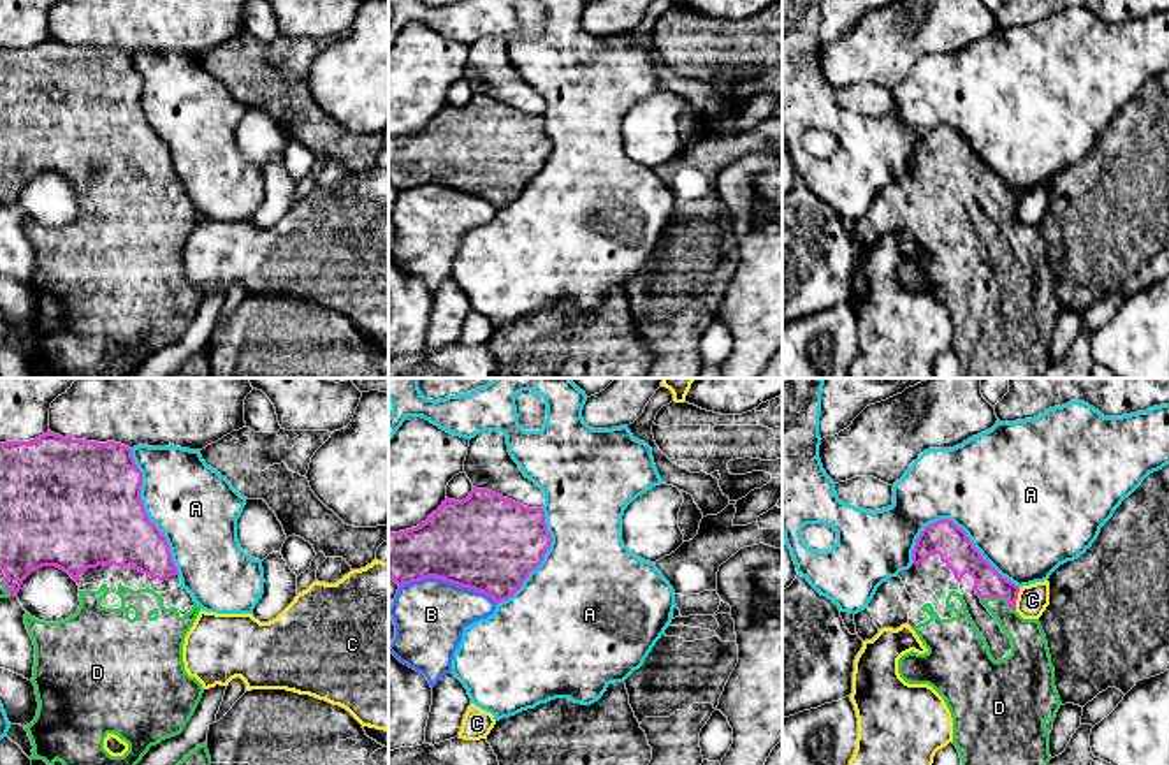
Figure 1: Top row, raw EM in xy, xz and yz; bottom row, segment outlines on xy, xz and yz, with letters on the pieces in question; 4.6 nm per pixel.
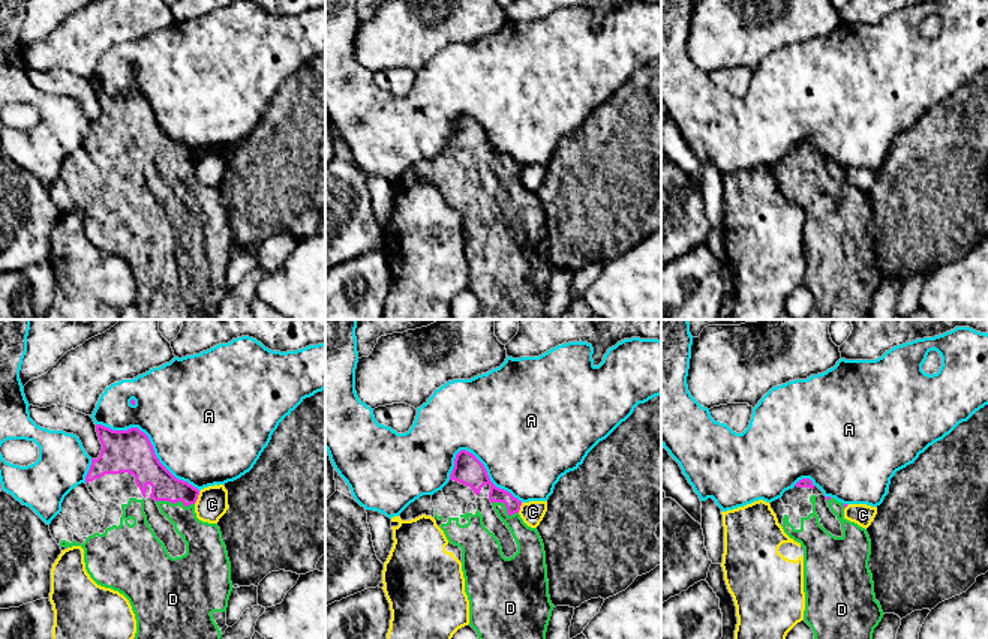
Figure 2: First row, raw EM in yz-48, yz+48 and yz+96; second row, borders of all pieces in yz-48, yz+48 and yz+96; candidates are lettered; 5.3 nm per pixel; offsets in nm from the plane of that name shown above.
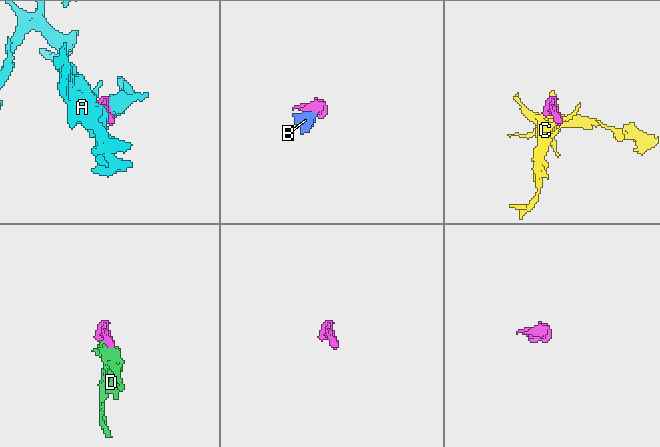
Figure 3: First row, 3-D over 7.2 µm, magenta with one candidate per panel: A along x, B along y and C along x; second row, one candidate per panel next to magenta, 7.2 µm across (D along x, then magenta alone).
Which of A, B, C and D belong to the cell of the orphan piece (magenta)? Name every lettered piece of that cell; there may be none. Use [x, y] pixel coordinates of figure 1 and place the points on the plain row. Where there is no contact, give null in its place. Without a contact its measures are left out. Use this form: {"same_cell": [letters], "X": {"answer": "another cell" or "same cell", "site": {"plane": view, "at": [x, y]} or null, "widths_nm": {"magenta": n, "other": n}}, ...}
{"same_cell": ["D"], "A": {"answer": "another cell", "site": {"plane": "yz", "at": [967, 143]}, "widths_nm": {"magenta": 160, "other": 500}}, "B": {"answer": "another cell", "site": {"plane": "xz", "at": [449, 187]}, "widths_nm": {"magenta": 440, "other": 320}}, "C": {"answer": "another cell", "site": {"plane": "yz", "at": [1016, 204]}, "widths_nm": {"magenta": 140, "other": 140}}, "D": {"answer": "same cell", "site": {"plane": "yz", "at": [1001, 203]}, "widths_nm": {"magenta": 150, "other": 160}}}

